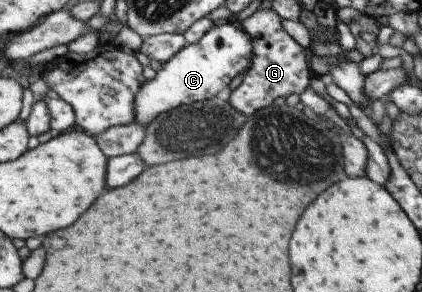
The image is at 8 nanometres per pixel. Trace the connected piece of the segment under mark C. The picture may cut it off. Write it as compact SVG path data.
M217 22L214 27L206 33L206 36L199 43L188 44L179 53L176 53L168 62L156 72L154 78L147 80L137 97L137 109L134 111L136 121L144 125L147 129L155 117L161 116L168 111L184 105L193 105L195 102L205 102L217 97L221 92L227 92L227 84L235 75L242 75L251 67L253 59L253 41L236 22Z

